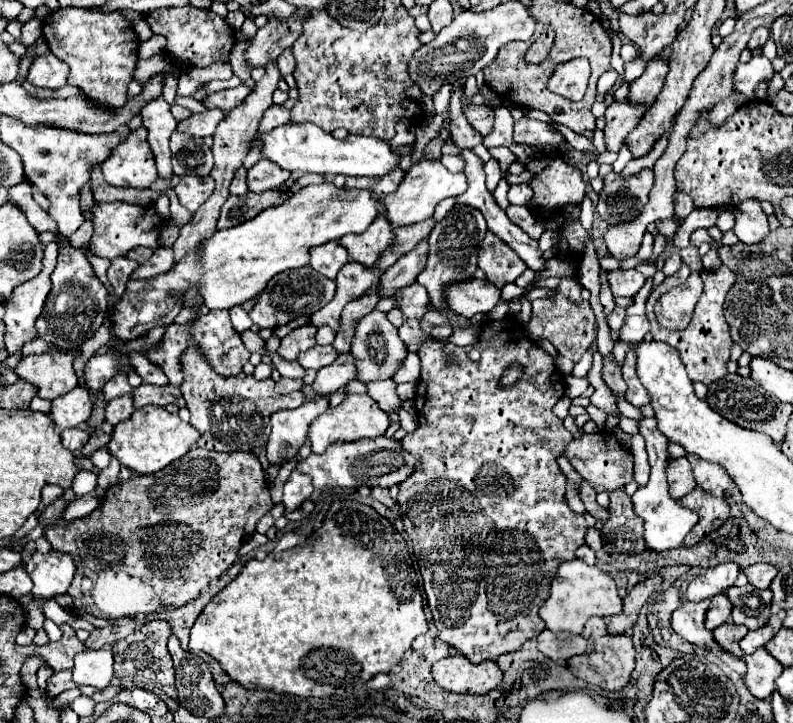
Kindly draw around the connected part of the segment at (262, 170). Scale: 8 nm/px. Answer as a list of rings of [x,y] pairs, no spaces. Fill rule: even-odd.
[[[260,159],[254,167],[248,169],[248,189],[254,193],[264,193],[268,189],[276,189],[290,179],[290,173],[276,167],[276,163],[268,163]]]

